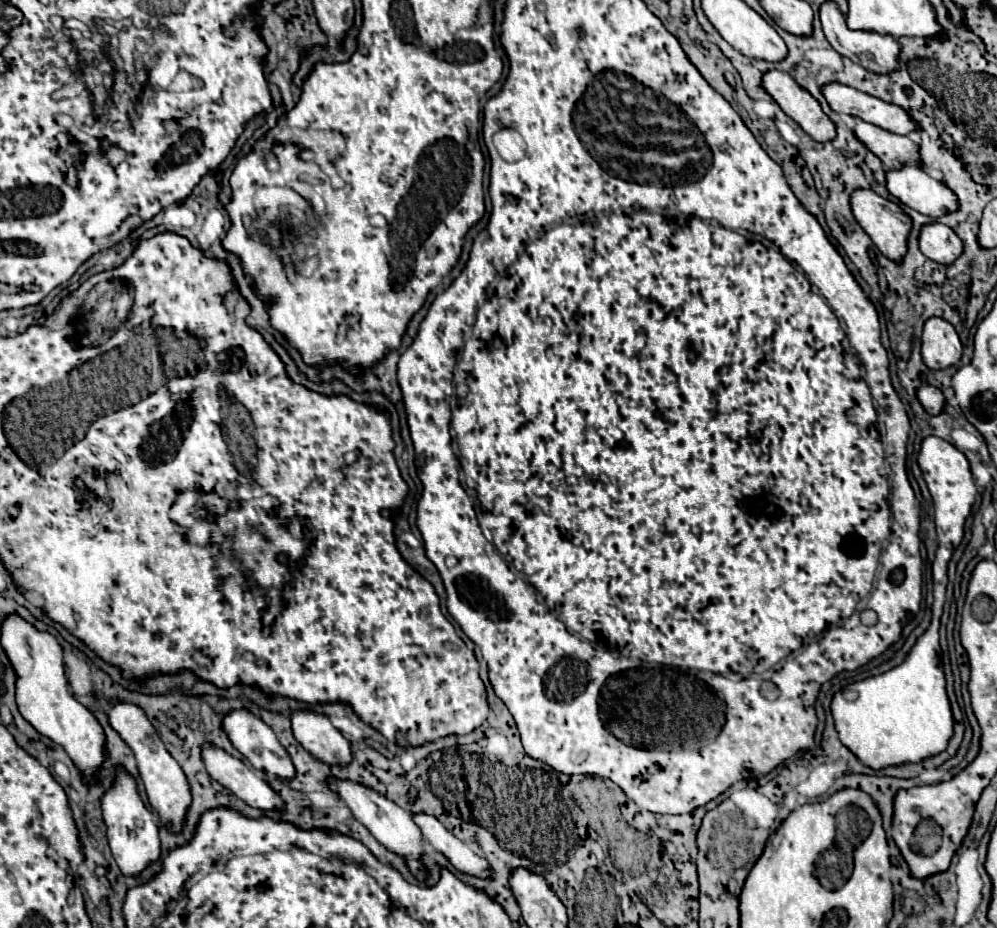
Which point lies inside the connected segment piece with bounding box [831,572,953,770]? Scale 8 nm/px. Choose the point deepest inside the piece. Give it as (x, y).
(903, 715)

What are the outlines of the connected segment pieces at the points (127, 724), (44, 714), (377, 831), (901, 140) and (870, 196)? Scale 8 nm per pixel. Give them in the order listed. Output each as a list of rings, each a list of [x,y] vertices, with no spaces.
[[[113,702],[113,706],[111,706],[109,712],[111,712],[111,728],[115,732],[119,732],[119,736],[125,740],[125,744],[133,750],[133,754],[137,758],[141,780],[145,784],[149,802],[155,808],[161,824],[167,826],[167,828],[171,828],[171,830],[179,830],[181,824],[183,824],[185,810],[191,804],[189,786],[187,786],[187,780],[185,780],[185,774],[183,774],[181,766],[167,752],[165,744],[161,742],[159,734],[153,728],[151,720],[145,716],[145,712],[137,704]]]
[[[19,614],[3,618],[1,646],[15,670],[15,702],[21,716],[43,736],[51,738],[67,750],[75,766],[83,772],[85,782],[91,782],[93,774],[103,762],[105,734],[95,716],[79,704],[67,692],[67,680],[63,670],[63,650],[55,636],[37,630],[33,624],[23,620]]]
[[[329,776],[325,780],[327,788],[333,790],[353,812],[353,816],[391,852],[397,852],[401,856],[405,856],[407,866],[411,870],[411,874],[417,880],[423,880],[423,870],[421,870],[421,862],[419,856],[423,854],[423,840],[421,840],[421,830],[415,826],[415,822],[411,820],[411,812],[403,810],[401,806],[395,806],[395,802],[391,802],[389,798],[385,798],[383,794],[379,794],[377,790],[371,790],[369,786],[363,786],[359,782],[351,782],[345,778],[335,778]]]
[[[855,118],[853,134],[859,142],[863,142],[889,170],[901,168],[905,162],[919,166],[919,154],[917,144],[913,144],[909,138],[891,134],[879,126],[871,126],[869,122],[863,122],[861,118]]]
[[[853,190],[851,192],[851,210],[855,220],[861,224],[861,228],[869,234],[873,244],[891,260],[901,260],[901,256],[907,252],[907,234],[911,230],[911,218],[897,206],[895,202],[881,198],[873,190]]]

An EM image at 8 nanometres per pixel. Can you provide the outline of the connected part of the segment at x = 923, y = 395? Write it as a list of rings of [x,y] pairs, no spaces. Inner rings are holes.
[[[929,384],[921,386],[921,388],[917,390],[917,398],[919,398],[921,406],[925,408],[925,412],[929,412],[929,414],[939,414],[939,412],[943,410],[945,398],[943,398],[941,390],[935,388],[935,386],[929,386]]]

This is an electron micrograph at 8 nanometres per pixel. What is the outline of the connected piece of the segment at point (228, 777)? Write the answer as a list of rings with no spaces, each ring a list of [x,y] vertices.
[[[205,742],[201,746],[201,758],[209,776],[223,784],[227,790],[231,790],[249,806],[261,810],[283,808],[281,796],[265,780],[255,776],[239,758],[231,756],[223,748]]]

